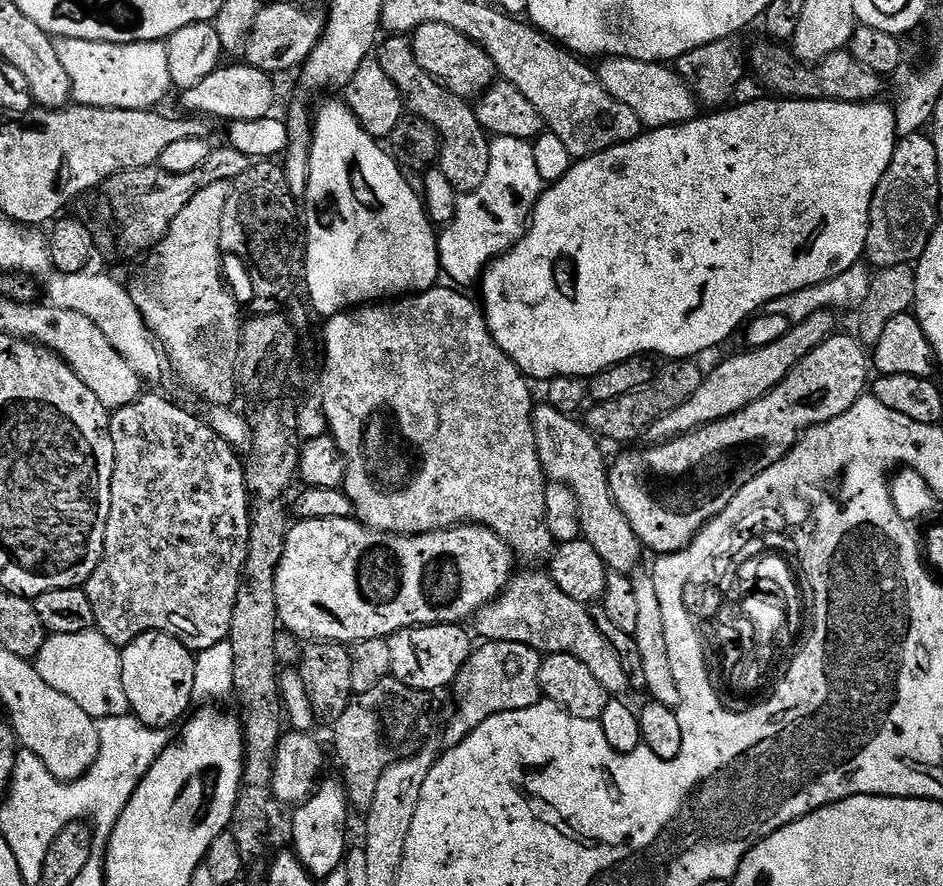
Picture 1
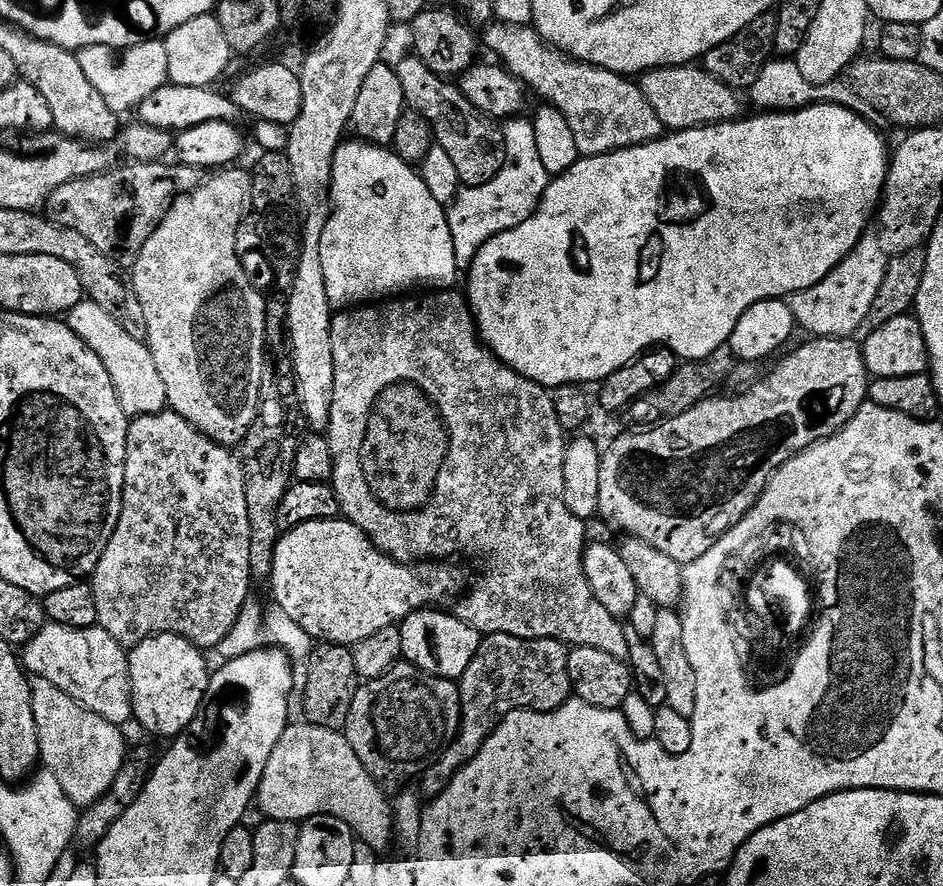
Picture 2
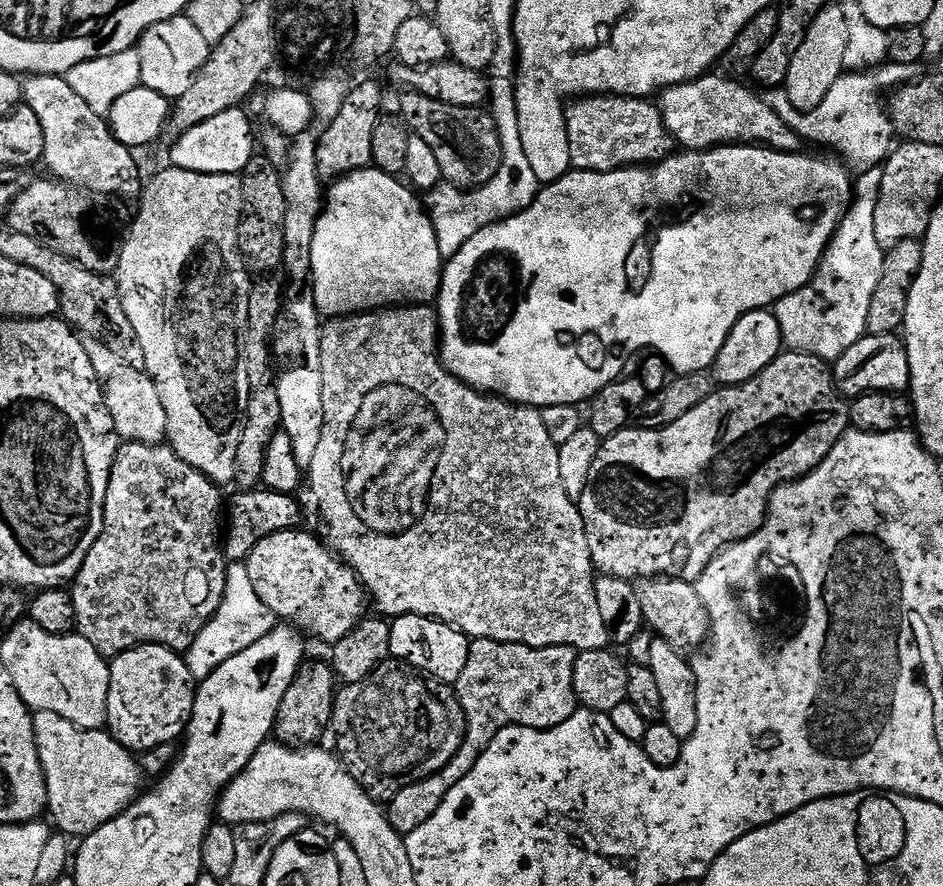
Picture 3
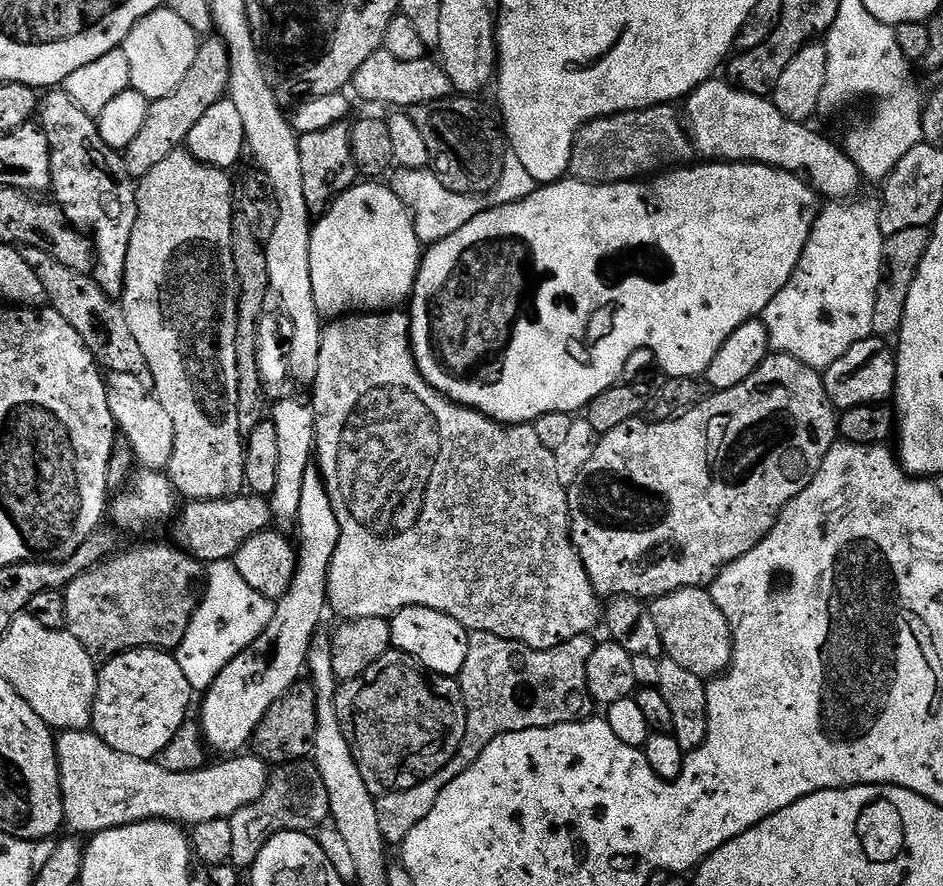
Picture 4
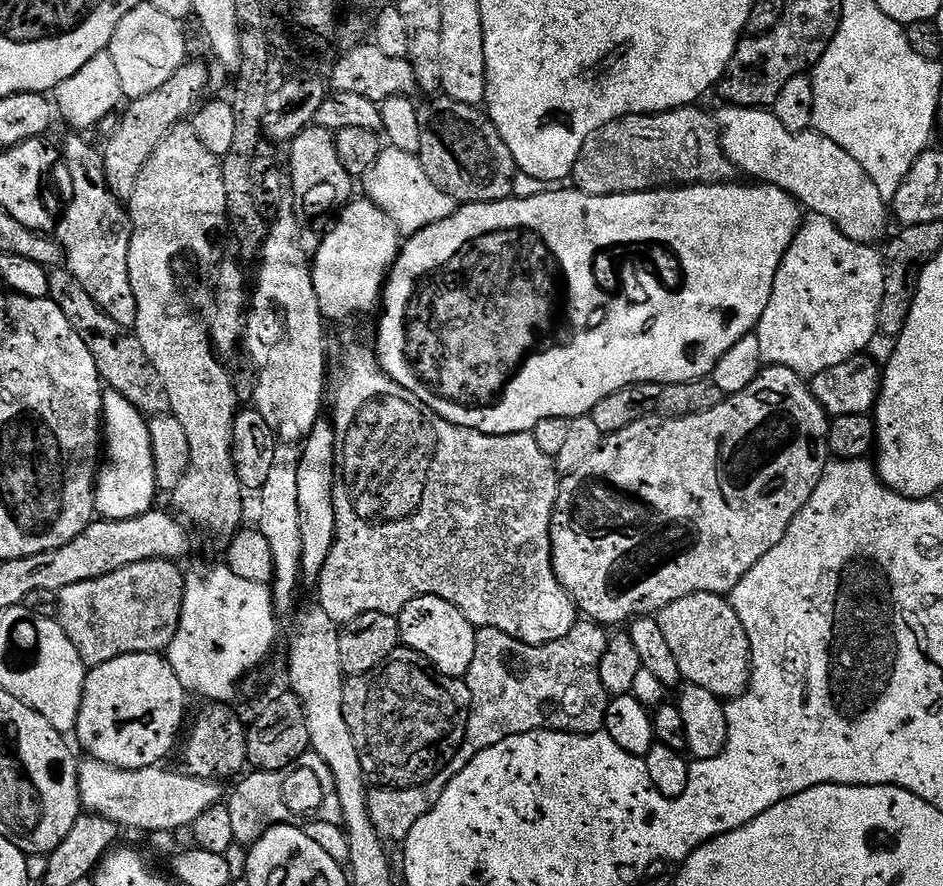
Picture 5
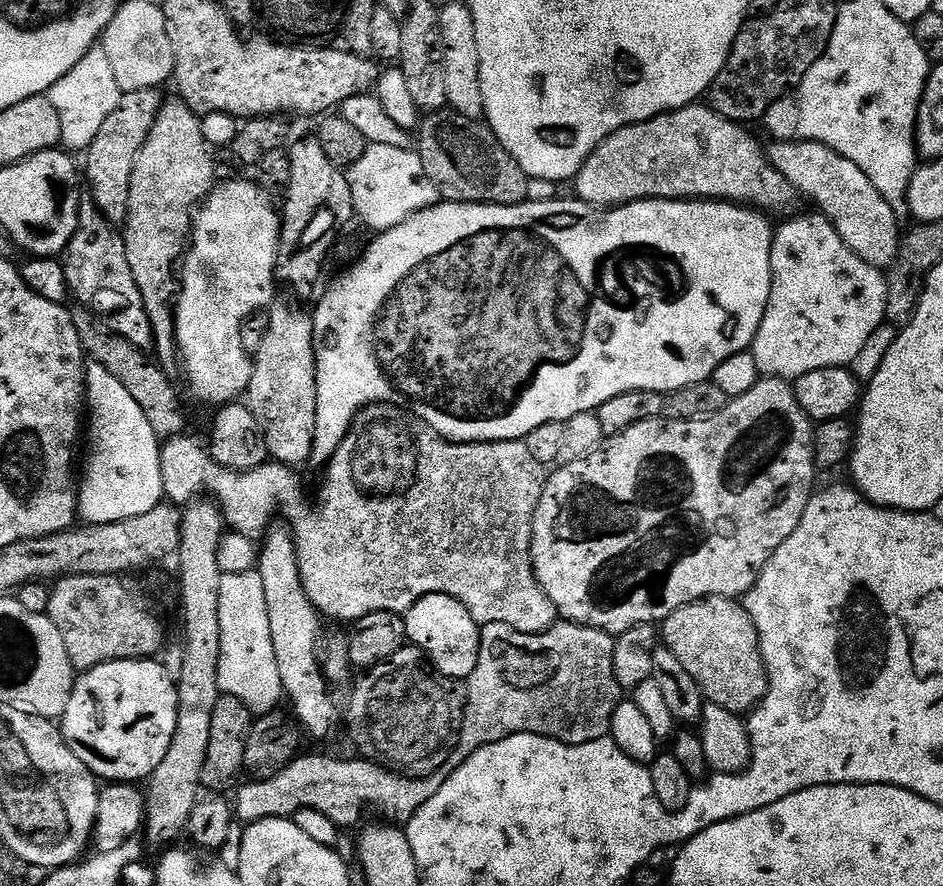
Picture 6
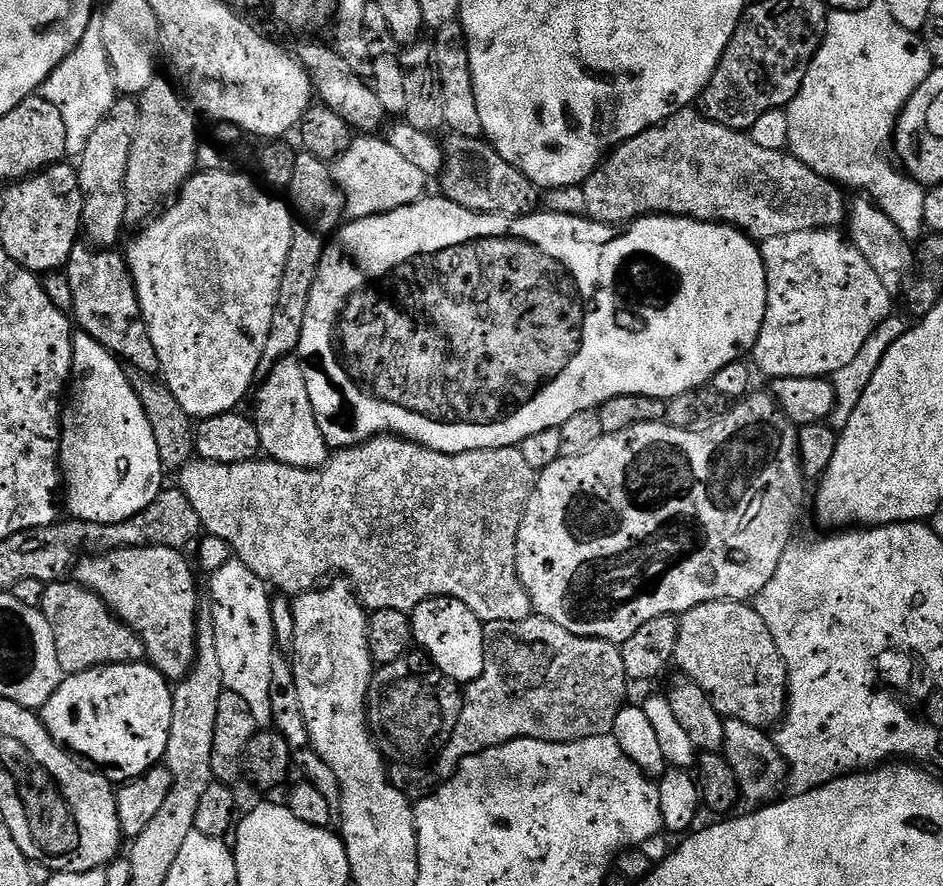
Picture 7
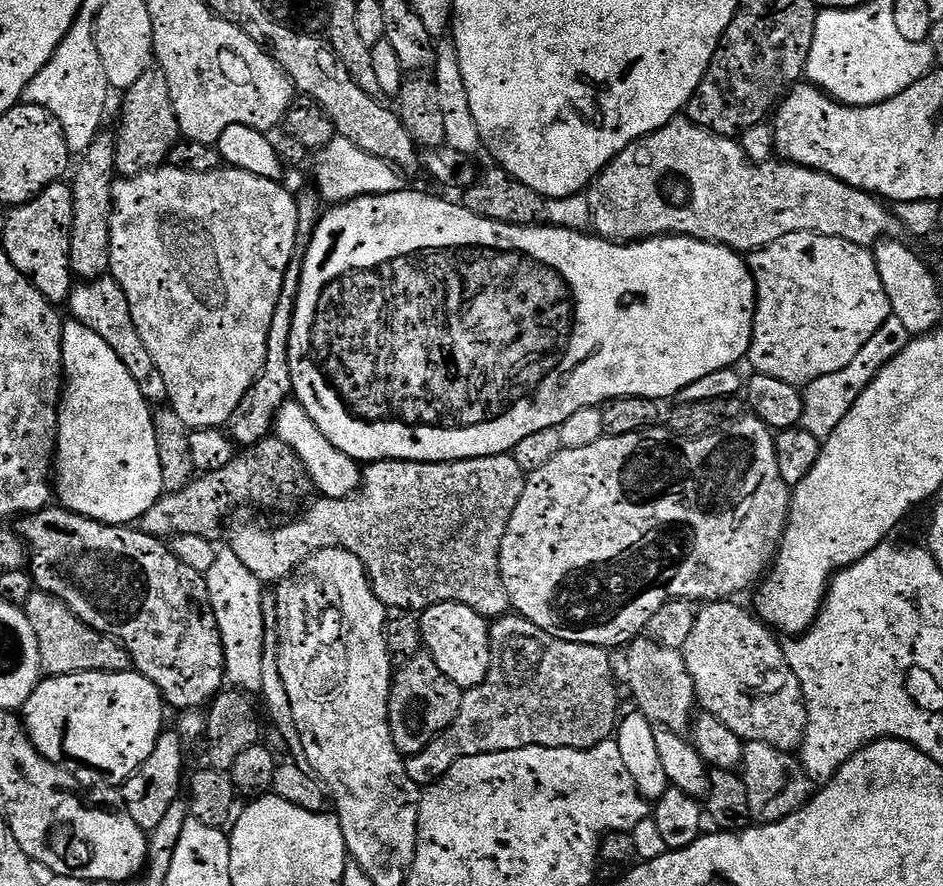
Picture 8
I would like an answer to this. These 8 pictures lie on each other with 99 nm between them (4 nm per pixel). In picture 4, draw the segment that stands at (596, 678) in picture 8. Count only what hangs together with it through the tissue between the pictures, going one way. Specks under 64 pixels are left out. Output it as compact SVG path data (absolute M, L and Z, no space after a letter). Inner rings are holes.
M485 632L471 633L469 638L469 650L466 655L465 665L459 674L460 689L466 702L466 734L462 738L460 748L446 762L438 774L426 778L418 786L410 786L410 790L401 792L387 792L385 796L379 797L376 802L378 810L378 826L382 826L382 838L389 846L403 845L406 834L434 810L434 802L458 774L462 774L474 761L502 734L510 734L518 730L530 730L531 728L549 728L559 724L573 724L579 720L589 719L593 715L594 701L590 690L586 686L586 662L590 654L594 654L597 641L591 635L570 638L570 642L559 644L546 650L537 650L525 644L519 644L506 638L498 638L498 634L486 634ZM297 762L281 767L271 773L268 788L262 794L262 798L258 798L250 806L242 806L242 810L238 810L230 817L230 831L234 846L230 864L237 870L251 869L260 848L276 833L284 831L311 833L313 830L327 825L329 820L326 786L320 781L320 774L315 767L308 762Z

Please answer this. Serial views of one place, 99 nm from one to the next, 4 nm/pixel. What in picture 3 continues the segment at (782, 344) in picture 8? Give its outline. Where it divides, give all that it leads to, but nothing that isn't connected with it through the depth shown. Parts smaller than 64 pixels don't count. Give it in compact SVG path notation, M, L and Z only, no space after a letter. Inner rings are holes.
M879 167L855 177L852 202L828 243L812 280L802 286L802 290L774 305L781 338L791 351L835 362L867 333L866 318L870 316L870 302L874 302L874 290L878 290L878 278L882 278L884 265L885 249L878 242L878 234L874 234L874 210L878 206L881 186Z

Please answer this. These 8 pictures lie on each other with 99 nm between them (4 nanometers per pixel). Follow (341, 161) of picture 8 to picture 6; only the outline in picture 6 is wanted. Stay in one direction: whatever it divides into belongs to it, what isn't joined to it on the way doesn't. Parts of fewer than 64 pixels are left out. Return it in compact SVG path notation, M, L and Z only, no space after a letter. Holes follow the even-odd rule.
M371 144L363 152L362 158L347 169L346 178L350 186L353 213L374 232L392 229L440 200L437 188L426 176L419 153L413 149Z

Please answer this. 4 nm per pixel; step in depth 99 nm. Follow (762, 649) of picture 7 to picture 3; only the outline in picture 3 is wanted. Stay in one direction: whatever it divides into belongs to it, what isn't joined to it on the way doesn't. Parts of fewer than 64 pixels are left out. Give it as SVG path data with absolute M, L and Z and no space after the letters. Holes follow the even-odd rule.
M641 577L634 582L635 593L638 594L638 602L642 605L642 612L649 618L649 627L652 626L656 631L657 637L662 637L679 652L687 652L698 647L703 641L707 641L711 633L711 620L708 610L705 608L695 585L691 581L682 580L680 577Z

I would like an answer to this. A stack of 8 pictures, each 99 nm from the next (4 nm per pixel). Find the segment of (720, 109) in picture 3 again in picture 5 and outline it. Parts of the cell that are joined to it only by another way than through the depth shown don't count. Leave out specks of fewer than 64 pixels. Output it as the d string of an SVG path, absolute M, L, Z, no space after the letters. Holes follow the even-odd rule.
M729 104L721 109L721 112L715 113L714 116L716 127L720 130L720 145L733 167L739 171L741 168L748 175L745 177L760 184L773 184L786 190L811 215L830 218L830 222L834 222L834 226L838 226L842 234L859 244L876 246L881 243L880 239L883 241L889 235L890 204L882 200L873 179L866 174L857 159L852 158L838 143L832 142L830 138L815 130L786 130L786 126L782 126L782 122L778 122L776 115L767 108L744 108L740 104Z

